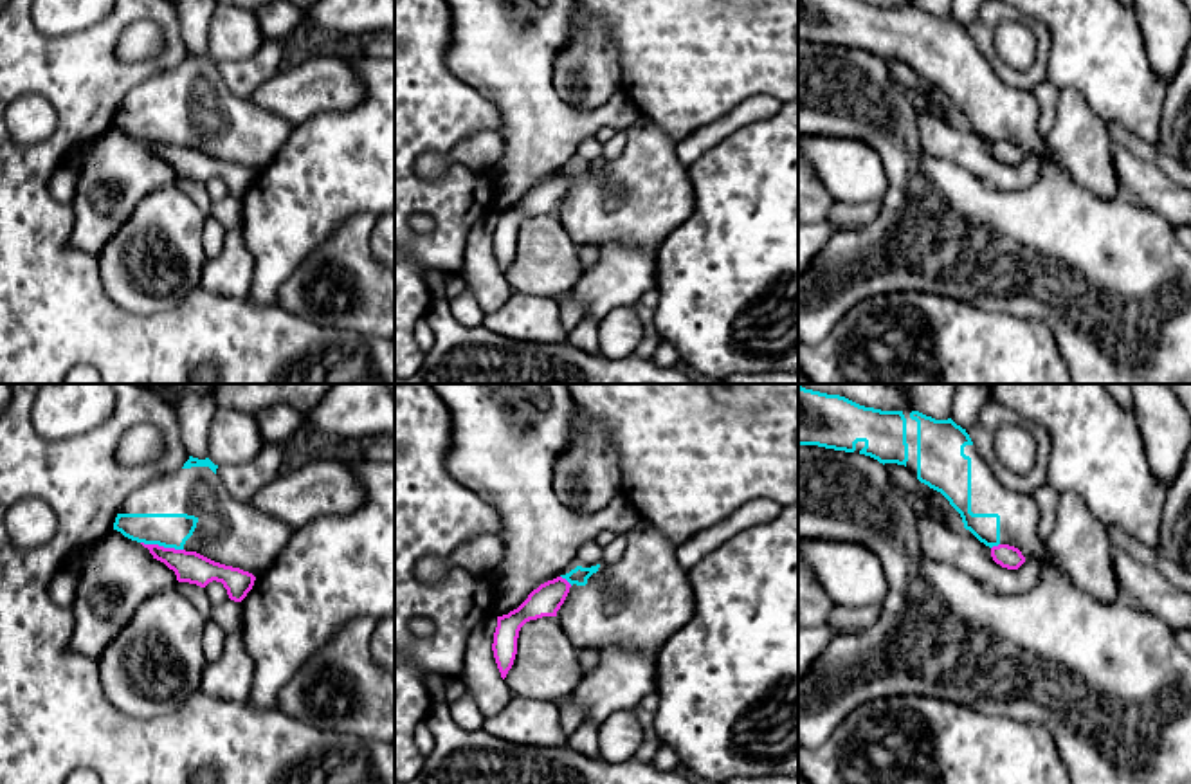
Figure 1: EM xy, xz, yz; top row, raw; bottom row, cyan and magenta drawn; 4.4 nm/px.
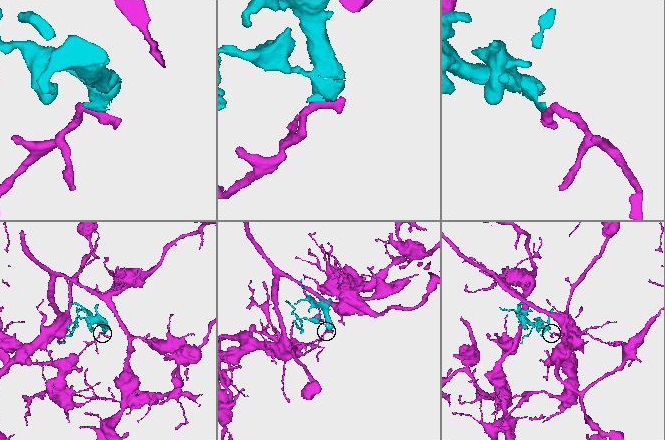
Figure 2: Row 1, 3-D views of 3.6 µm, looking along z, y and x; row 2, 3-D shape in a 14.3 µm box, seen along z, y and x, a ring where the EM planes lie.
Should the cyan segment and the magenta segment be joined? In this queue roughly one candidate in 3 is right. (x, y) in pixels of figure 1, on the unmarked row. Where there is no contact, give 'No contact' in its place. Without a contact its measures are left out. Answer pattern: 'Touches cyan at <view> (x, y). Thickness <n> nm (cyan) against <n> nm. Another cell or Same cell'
Touches cyan at xy (163, 141). Thickness 160 nm (cyan) against 140 nm. Another cell

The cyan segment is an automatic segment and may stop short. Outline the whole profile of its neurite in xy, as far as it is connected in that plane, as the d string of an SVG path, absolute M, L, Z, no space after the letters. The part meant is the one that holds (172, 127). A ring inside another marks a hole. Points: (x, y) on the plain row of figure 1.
M189 52L177 68L150 76L126 92L114 126L137 139L196 148L261 171L285 146L292 126L234 97L216 65L209 54Z

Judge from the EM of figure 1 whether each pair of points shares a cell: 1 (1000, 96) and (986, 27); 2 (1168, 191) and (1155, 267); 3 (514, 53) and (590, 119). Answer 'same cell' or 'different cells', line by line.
1: different cells
2: different cells
3: same cell

